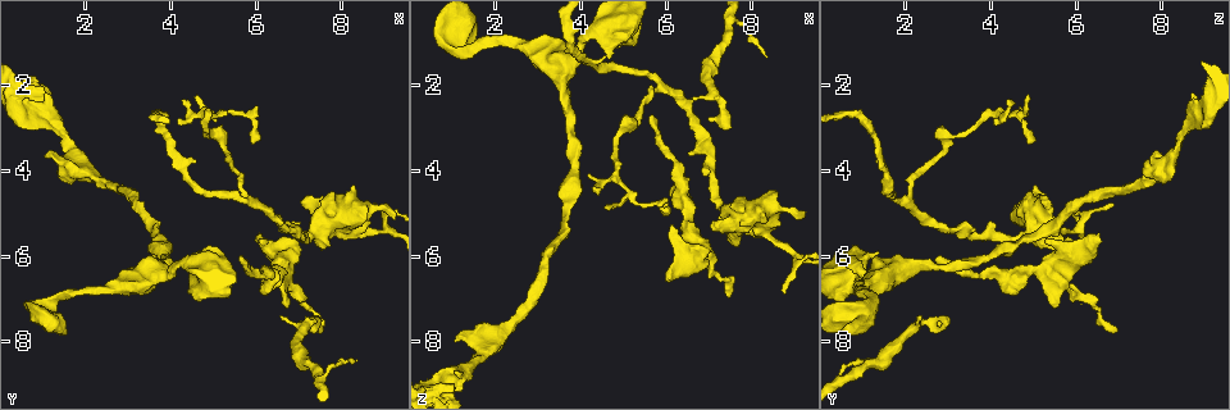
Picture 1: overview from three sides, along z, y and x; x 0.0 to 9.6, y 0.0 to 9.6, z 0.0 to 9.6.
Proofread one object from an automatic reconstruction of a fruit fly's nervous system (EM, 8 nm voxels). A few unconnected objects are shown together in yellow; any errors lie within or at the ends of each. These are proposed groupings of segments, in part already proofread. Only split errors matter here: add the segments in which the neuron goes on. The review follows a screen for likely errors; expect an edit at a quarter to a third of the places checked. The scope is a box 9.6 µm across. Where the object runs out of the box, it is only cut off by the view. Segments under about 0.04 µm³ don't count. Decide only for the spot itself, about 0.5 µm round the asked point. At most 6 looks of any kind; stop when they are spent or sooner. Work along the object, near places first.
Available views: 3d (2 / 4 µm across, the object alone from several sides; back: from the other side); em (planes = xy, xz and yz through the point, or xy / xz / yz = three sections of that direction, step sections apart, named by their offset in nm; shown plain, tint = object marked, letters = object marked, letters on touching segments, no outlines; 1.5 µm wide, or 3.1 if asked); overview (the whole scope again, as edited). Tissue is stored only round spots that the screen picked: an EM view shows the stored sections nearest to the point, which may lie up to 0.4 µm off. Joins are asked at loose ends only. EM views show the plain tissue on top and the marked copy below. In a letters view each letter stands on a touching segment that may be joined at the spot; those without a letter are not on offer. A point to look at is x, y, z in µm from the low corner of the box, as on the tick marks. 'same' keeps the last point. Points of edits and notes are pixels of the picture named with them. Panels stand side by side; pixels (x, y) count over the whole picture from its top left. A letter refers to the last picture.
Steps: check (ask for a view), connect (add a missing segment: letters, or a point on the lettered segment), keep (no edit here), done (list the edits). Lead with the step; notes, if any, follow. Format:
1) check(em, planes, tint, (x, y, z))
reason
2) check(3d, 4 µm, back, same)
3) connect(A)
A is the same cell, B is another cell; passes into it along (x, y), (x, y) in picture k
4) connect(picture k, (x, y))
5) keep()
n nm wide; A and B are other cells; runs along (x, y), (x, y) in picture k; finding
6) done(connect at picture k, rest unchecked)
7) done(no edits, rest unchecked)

check(em, xy, step 8, letters, (1.05, 3.70, 8.00))
branch stops here

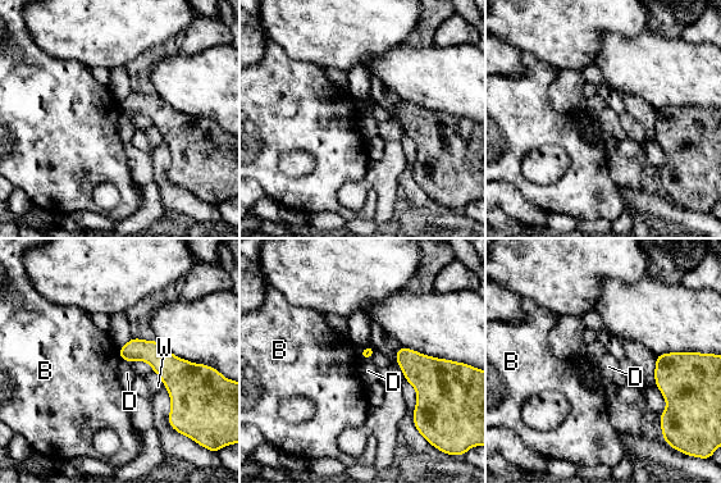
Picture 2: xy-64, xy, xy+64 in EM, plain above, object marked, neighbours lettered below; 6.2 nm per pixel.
keep()
B, D and W are other cells; border along (122, 359), (132, 364) in picture 2; no lettered segment goes on from it

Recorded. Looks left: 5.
check(3d, 4 µm, back, (6.00, 5.65, 6.60))
free end

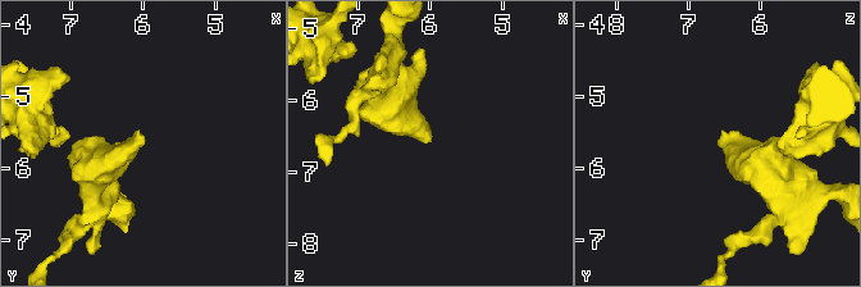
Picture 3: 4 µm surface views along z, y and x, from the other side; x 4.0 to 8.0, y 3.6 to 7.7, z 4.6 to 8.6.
check(em, planes, letters, (6.00, 5.60, 6.55))

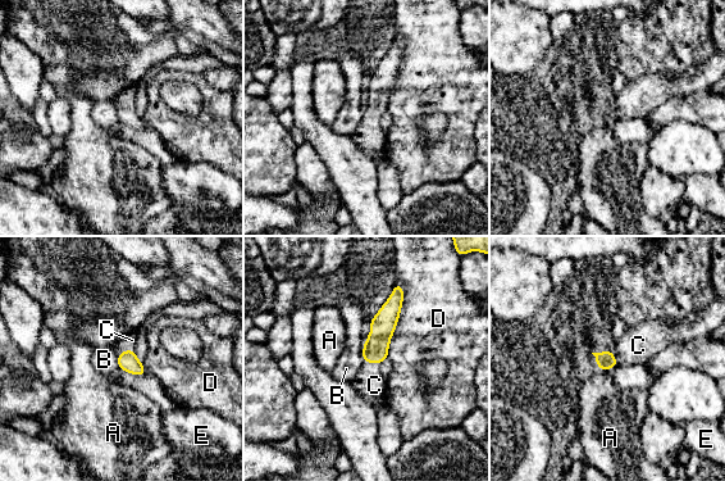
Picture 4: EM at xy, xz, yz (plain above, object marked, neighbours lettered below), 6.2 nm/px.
connect(C)
C is the same cell, A, B, D and E are other cells; passes into it along (128, 362), (124, 350), (128, 341) in picture 4; the neuron continues

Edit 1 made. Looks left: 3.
check(overview)

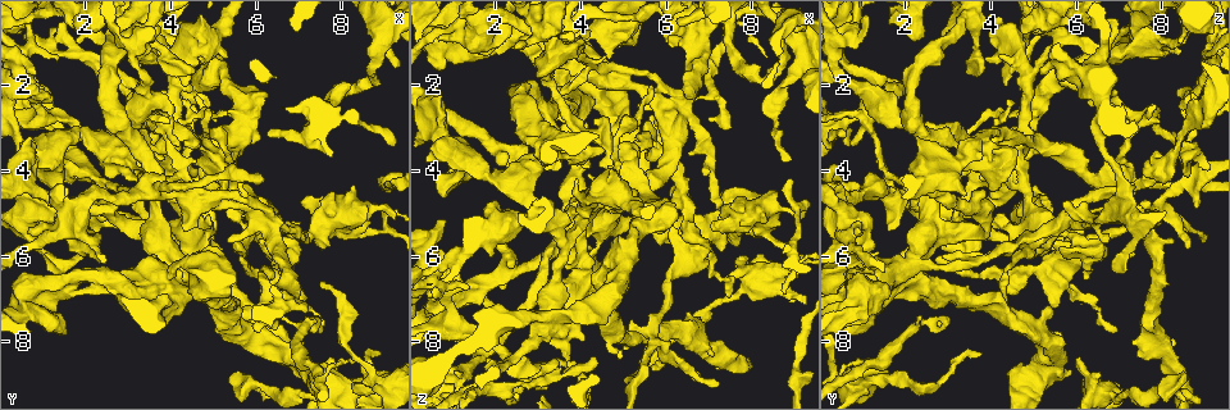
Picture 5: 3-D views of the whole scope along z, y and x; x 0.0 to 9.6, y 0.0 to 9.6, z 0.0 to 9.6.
check(em, xz, step 4, tint, (7.55, 7.80, 6.90))
tapers out

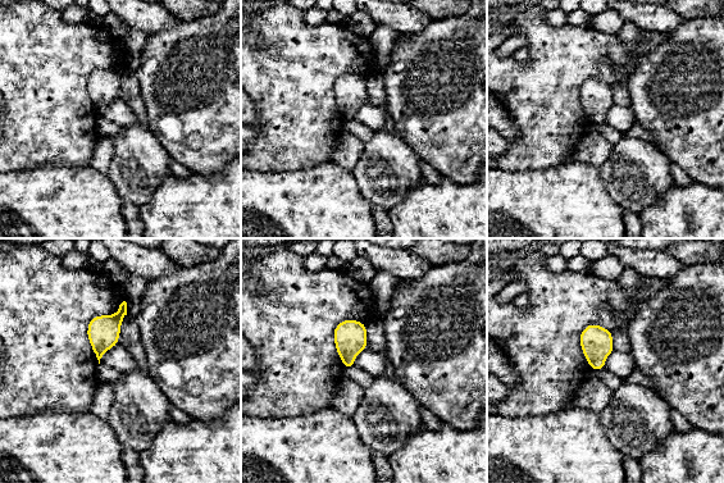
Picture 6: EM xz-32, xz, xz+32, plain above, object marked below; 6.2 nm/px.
check(em, planes, letters, same)

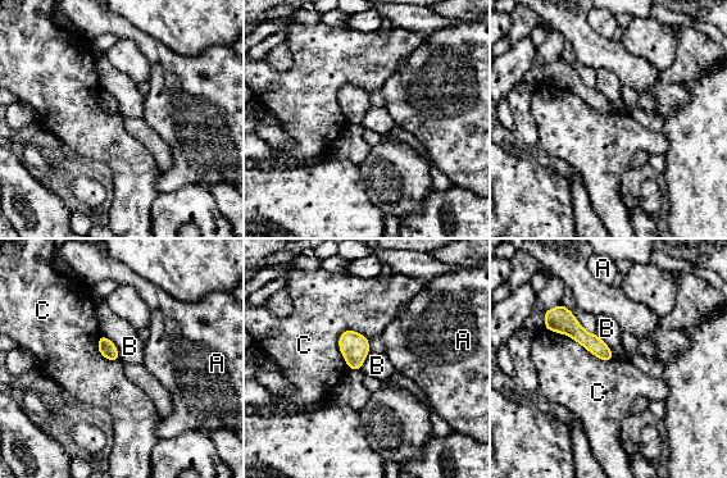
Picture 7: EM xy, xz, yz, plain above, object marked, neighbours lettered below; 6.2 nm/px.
keep()
110 nm wide; A, B and C are other cells; runs along (548, 322), (564, 322), (609, 358) in picture 7; none of them fits

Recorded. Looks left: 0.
done(connect at picture 4, rest unchecked)

